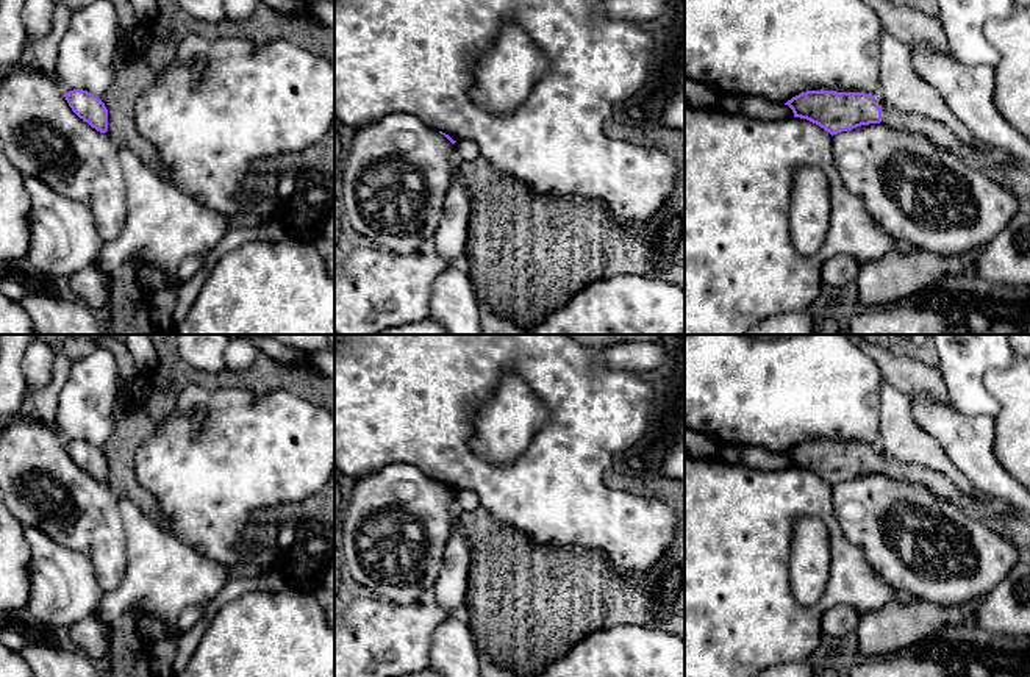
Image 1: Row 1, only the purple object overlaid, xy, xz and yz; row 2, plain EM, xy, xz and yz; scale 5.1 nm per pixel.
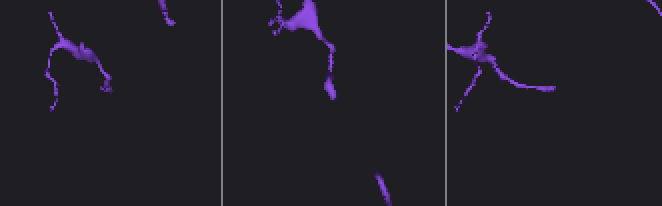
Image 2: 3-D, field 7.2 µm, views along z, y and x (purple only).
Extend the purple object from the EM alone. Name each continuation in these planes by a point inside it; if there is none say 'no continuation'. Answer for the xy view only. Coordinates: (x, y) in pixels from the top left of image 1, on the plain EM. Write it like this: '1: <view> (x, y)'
no continuation

